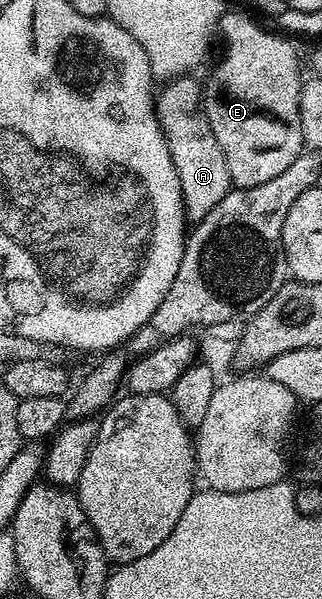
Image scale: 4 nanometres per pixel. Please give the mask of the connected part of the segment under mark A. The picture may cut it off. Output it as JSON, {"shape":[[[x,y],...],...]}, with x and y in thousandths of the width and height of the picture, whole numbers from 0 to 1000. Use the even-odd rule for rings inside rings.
{"shape":[[[568,125],[519,134],[506,142],[516,144],[506,149],[500,144],[484,155],[478,190],[491,194],[503,224],[522,239],[547,292],[559,292],[578,367],[612,372],[714,321],[708,272],[696,272],[696,252],[683,252],[683,239],[671,239],[671,225],[658,225],[658,212],[640,197],[630,137],[615,137],[602,125]]]}

